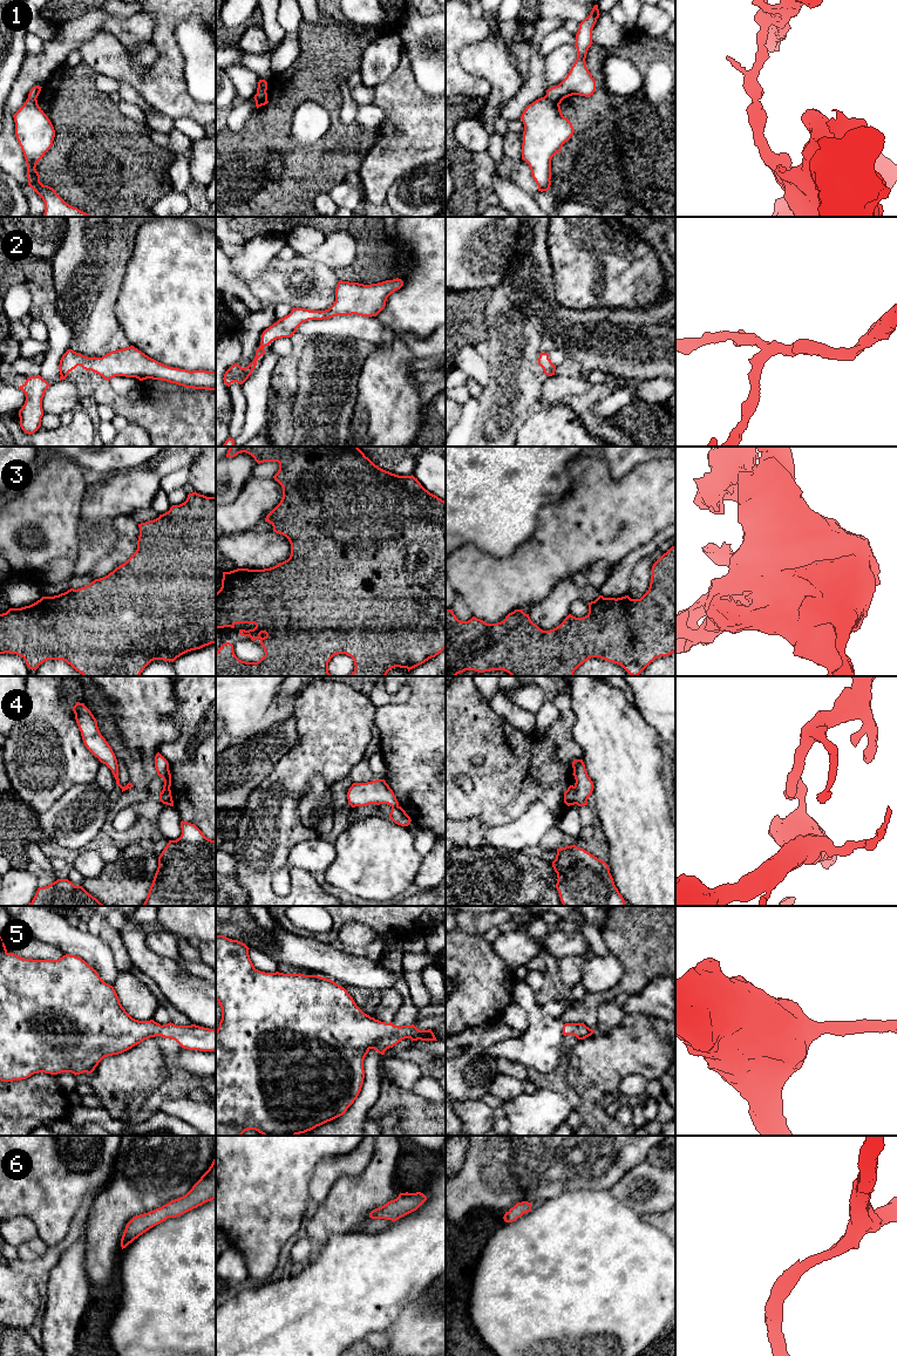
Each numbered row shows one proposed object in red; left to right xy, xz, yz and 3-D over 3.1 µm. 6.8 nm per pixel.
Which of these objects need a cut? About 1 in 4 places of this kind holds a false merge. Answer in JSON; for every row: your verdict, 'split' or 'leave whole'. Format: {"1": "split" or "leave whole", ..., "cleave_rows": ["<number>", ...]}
{"1": "split", "2": "leave whole", "3": "leave whole", "4": "split", "5": "leave whole", "6": "leave whole", "cleave_rows": ["1", "4"]}

